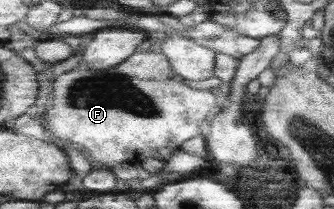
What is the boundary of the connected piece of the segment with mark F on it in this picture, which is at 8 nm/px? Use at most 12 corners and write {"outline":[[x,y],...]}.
{"outline":[[136,52],[58,74],[45,130],[106,167],[205,135],[217,95]]}

